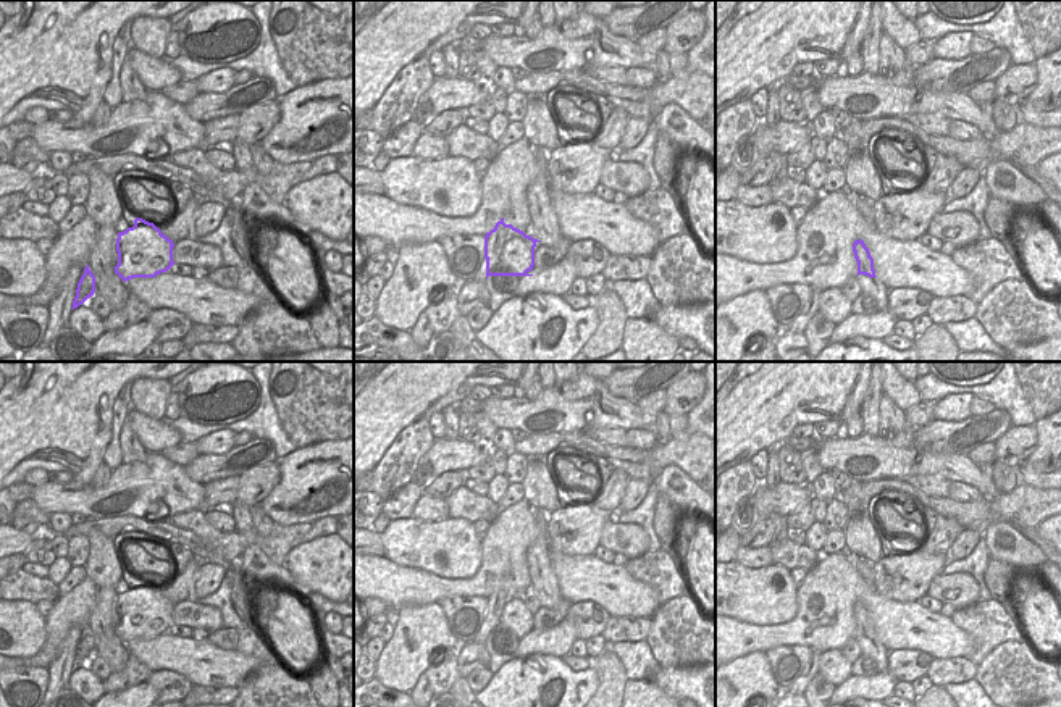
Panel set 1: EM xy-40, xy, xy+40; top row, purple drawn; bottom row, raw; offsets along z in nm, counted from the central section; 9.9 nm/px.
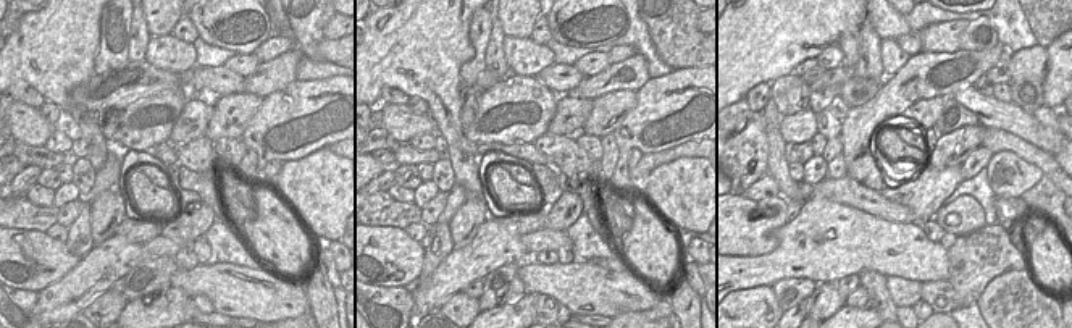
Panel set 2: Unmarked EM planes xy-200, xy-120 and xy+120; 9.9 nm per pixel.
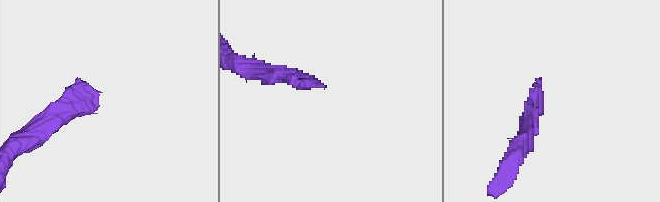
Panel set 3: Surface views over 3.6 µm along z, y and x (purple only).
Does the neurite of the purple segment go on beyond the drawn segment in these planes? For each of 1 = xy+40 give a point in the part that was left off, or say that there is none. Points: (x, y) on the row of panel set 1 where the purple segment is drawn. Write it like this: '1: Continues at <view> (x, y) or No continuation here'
1: No continuation here.

